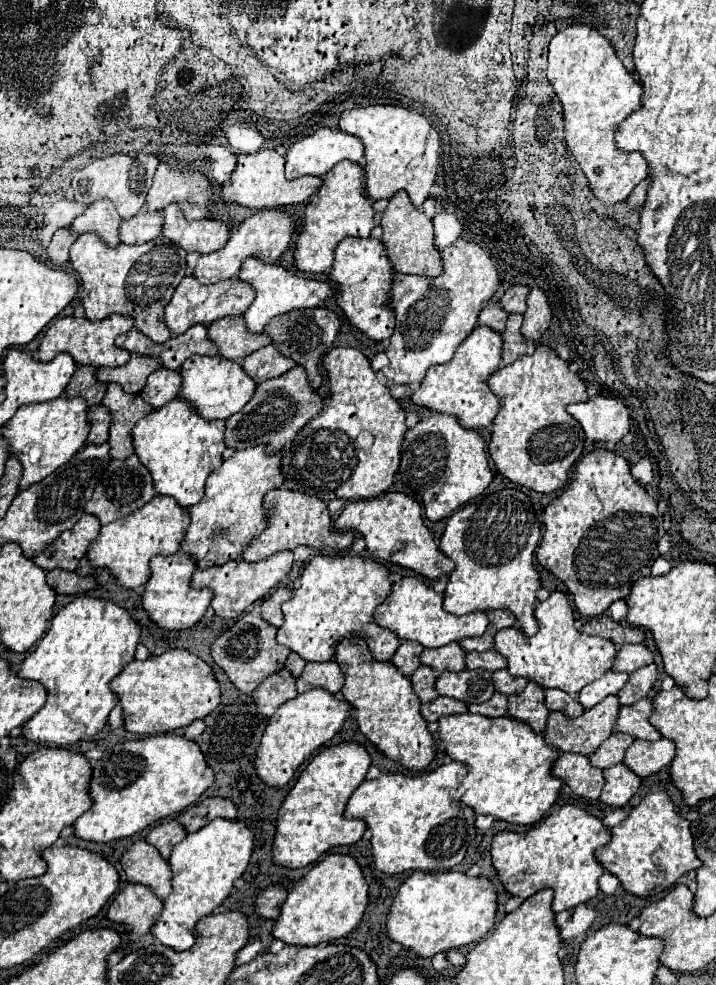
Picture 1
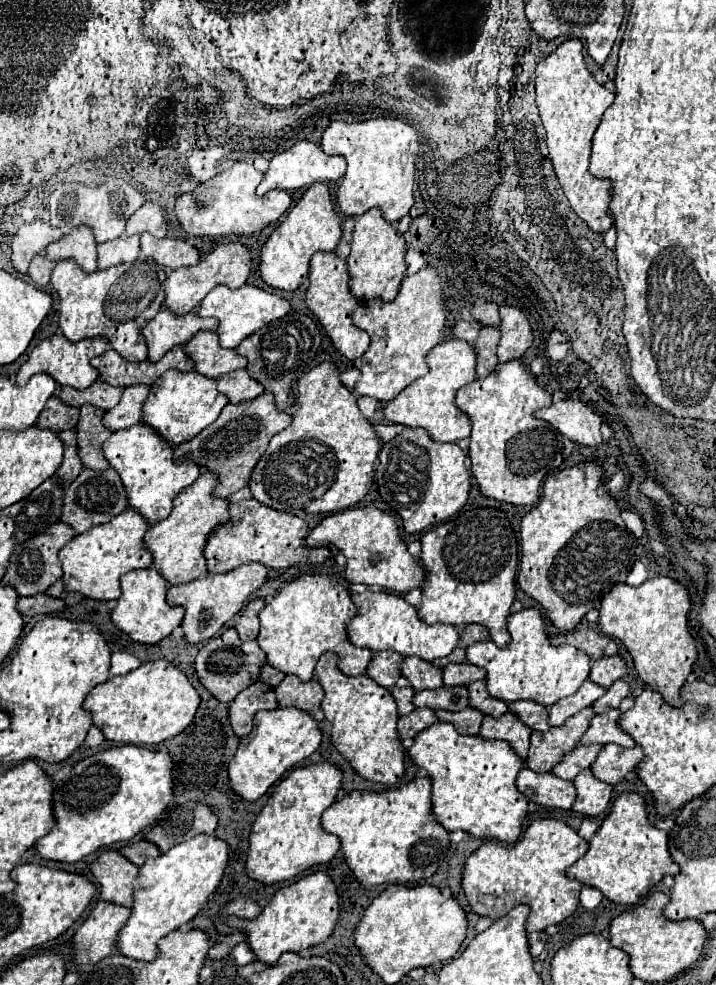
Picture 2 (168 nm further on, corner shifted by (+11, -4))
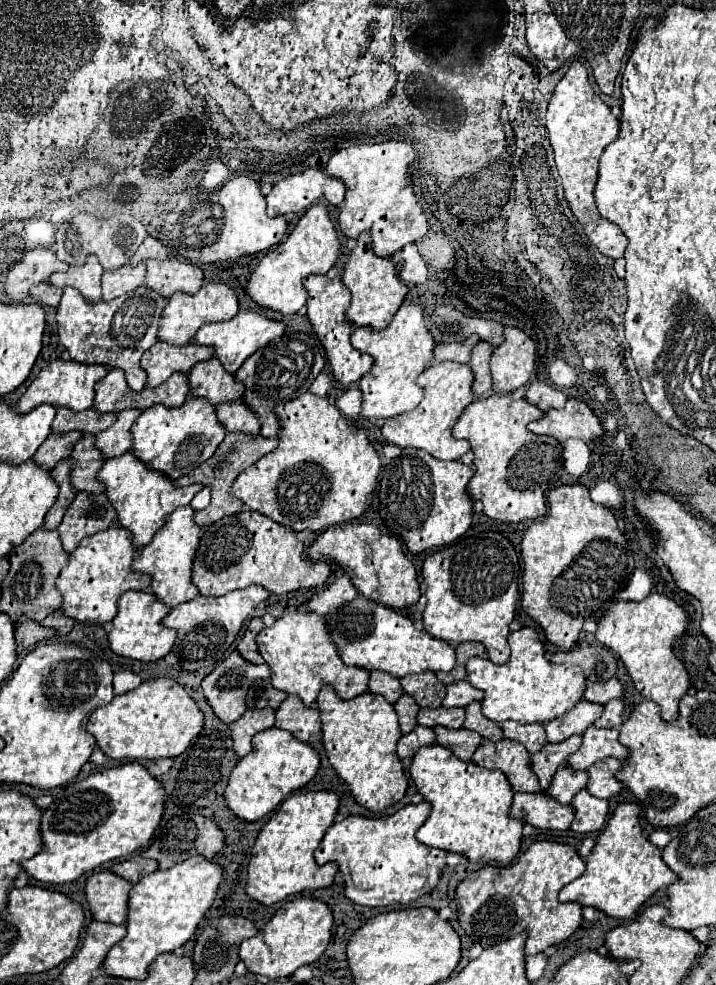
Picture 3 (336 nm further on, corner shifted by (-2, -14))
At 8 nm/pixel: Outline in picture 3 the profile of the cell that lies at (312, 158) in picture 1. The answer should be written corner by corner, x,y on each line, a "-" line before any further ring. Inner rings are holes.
307,168
305,172
299,174
291,174
283,180
279,180
271,194
267,196
267,214
289,214
289,212
305,212
309,206
313,206
315,202
327,202
327,204
335,204
341,206
343,198
345,198
345,184
339,178
327,176
321,168

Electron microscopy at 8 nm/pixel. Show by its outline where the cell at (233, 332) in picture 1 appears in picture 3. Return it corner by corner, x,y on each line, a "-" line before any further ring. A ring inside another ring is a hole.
209,358
203,362
197,362
197,366
189,372
191,382
191,396
207,398
213,404
229,402
235,398
241,398
245,392
245,386
235,378
235,374
229,374
219,358

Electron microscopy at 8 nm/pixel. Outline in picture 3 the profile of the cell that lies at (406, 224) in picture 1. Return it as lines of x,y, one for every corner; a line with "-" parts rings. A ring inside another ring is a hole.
363,232
357,240
359,244
351,250
349,260
345,264
343,282
351,290
351,306
349,306
349,320
357,326
371,326
373,330
385,330
389,322
393,320
395,312
403,304
409,288
399,278
397,264
391,256
377,256
371,246
371,232

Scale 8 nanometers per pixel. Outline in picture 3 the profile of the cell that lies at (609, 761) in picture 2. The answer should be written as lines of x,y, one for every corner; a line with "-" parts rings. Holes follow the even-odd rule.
603,758
601,762
595,762
589,772
589,784
587,790
597,798
611,798
619,794
625,786
617,778
617,772
623,768
623,760
617,758

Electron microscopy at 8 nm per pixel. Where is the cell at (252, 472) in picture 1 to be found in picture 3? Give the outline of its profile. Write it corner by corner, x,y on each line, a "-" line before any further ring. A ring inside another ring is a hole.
179,506
169,516
169,522
157,532
157,538
153,538
153,542
149,542
133,562
133,570
145,572
153,578
151,582
153,594
171,608
199,596
199,590
193,584
191,574
193,574
193,560
201,536
203,536
203,528
195,522
195,510
191,506

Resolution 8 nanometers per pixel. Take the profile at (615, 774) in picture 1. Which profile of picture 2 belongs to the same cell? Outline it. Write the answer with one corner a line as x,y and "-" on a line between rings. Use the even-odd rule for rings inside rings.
586,768
572,780
576,788
576,802
572,804
572,810
584,816
600,816
608,808
612,786
596,780
592,772

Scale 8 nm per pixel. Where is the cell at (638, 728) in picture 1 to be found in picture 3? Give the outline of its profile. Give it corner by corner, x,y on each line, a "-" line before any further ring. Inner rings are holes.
589,726
589,730
583,732
581,748
573,754
573,758
569,758
569,766
577,770
587,770
597,760
607,756
615,756
619,760
629,758
629,750
619,742
619,730

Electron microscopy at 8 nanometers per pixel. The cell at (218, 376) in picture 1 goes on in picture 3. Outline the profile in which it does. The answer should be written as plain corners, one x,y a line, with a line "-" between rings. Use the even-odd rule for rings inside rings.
187,398
177,408
163,404
147,408
133,424
133,452
151,468
163,470
169,478
177,480
205,462
225,438
225,426
217,418
217,408
205,398

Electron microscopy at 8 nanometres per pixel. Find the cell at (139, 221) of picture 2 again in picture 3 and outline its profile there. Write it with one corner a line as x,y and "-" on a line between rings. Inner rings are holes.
147,236
143,240
143,244
137,248
137,252
131,256
131,262
129,264
137,264
141,260
147,260
147,258
157,258
157,260
165,260
169,256
169,248
167,244
163,244
159,238
155,236

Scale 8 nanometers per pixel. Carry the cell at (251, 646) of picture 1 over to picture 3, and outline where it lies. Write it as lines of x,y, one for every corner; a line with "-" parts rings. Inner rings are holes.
233,650
221,664
217,664
217,668
207,674
201,682
203,694
209,700
213,712
217,714
217,718
221,718
225,724
235,722
237,718
241,718
241,714
247,710
247,690
253,682
269,678
269,666
267,664
251,664
245,658
241,658
241,654
237,650

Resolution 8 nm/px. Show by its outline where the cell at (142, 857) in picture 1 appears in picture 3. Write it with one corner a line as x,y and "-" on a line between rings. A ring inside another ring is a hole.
99,870
93,876
89,876
85,884
85,894
93,918
113,924
125,924
131,888
133,882
119,878
111,870

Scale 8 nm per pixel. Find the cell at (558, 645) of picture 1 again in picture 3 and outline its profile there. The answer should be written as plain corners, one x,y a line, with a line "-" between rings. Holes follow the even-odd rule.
521,628
511,632
509,644
511,658
507,664
493,664
489,658
481,656
469,658
467,662
467,682
485,692
485,698
481,700
483,714
495,722
517,720
521,724
547,724
553,718
559,718
565,712
573,710
587,688
583,668
573,664
549,662
545,658
545,648
535,628

